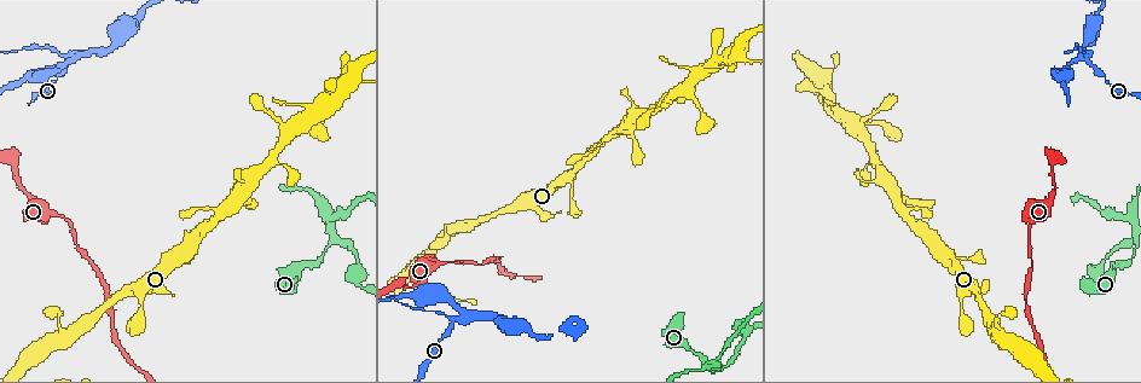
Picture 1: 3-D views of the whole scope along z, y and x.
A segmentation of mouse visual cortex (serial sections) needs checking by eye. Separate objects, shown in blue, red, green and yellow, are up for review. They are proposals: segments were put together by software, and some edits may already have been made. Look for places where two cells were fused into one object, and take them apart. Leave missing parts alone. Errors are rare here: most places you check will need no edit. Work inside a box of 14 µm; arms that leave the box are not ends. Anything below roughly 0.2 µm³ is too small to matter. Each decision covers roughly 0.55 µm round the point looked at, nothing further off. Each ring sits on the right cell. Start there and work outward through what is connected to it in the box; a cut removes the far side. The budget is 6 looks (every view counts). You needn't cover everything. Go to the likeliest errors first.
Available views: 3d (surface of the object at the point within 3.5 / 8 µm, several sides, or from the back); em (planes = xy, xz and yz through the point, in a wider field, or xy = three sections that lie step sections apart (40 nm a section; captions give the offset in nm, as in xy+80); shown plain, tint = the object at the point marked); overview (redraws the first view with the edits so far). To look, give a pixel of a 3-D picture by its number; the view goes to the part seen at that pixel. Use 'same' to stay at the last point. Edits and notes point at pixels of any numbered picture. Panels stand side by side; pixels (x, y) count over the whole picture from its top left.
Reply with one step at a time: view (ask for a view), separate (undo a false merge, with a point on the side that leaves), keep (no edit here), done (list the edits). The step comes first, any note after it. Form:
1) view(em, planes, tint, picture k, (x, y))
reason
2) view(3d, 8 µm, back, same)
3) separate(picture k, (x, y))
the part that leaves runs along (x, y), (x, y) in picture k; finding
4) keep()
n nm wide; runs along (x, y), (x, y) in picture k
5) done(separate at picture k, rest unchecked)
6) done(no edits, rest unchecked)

view(3d, 3.5 µm, picture 1, (1082, 58))

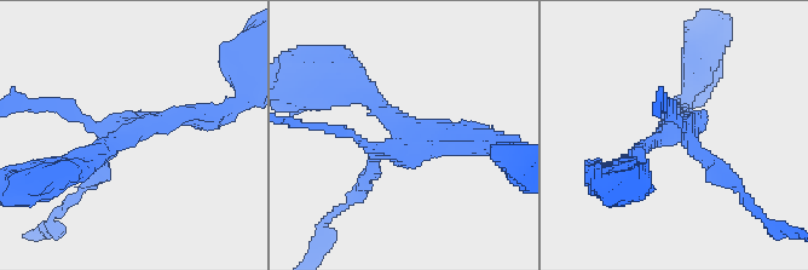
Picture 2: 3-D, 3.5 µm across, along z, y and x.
view(em, xy, step 5, tint, picture 2, (674, 131))

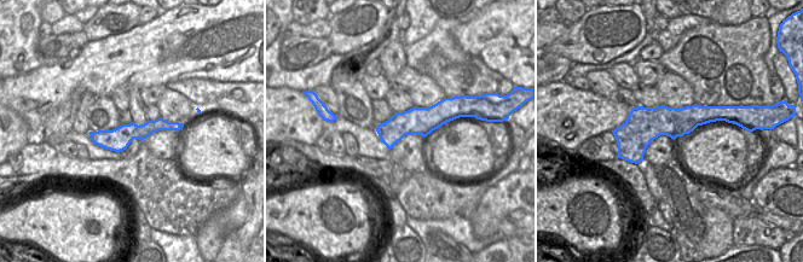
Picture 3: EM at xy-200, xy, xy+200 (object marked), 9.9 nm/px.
keep()
runs along (717, 116), (654, 121), (623, 137) in picture 3; continuous, no second cell

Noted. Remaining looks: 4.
view(3d, 8 µm, picture 1, (1133, 217))
three arms meet

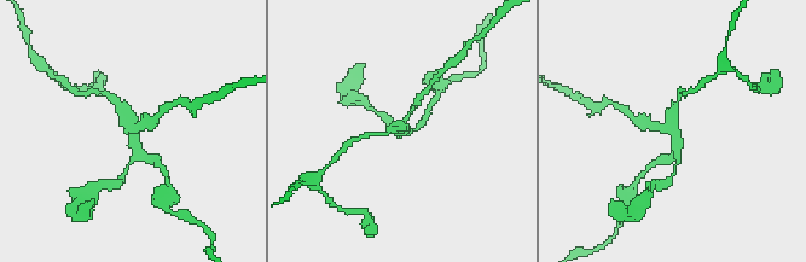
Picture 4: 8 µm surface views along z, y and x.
view(3d, 3.5 µm, back, picture 4, (670, 129))

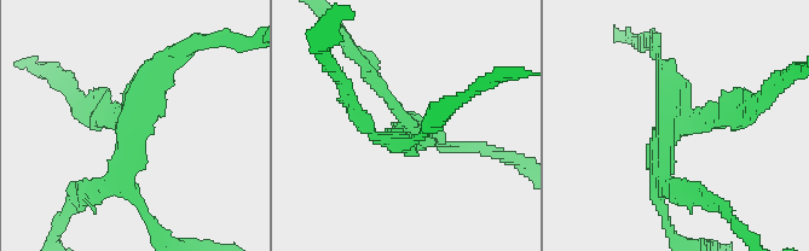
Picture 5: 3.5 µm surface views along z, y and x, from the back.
view(em, xy, step 2, tint, picture 5, (671, 125))
3 arms; arms of 200, 250, 300 nm; now the EM

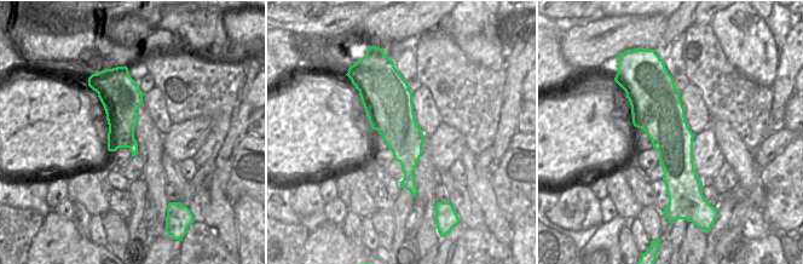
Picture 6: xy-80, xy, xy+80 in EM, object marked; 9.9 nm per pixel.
separate(picture 5, (377, 86))
the part that leaves runs along (405, 123), (346, 40) in picture 5; two cells meet here

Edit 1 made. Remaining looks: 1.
done(separate at picture 5, rest unchecked)

